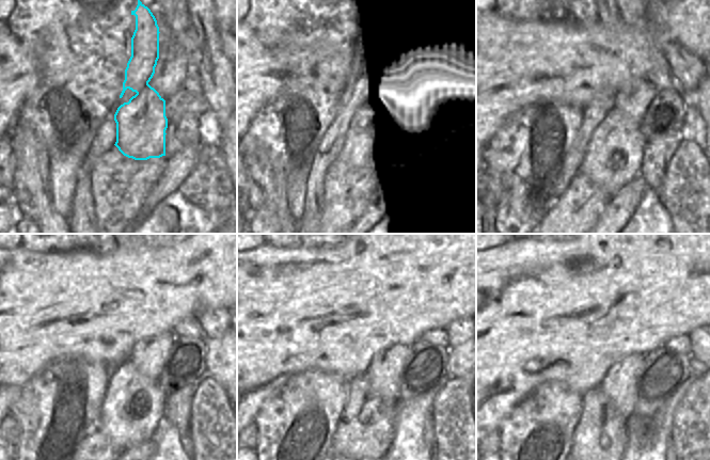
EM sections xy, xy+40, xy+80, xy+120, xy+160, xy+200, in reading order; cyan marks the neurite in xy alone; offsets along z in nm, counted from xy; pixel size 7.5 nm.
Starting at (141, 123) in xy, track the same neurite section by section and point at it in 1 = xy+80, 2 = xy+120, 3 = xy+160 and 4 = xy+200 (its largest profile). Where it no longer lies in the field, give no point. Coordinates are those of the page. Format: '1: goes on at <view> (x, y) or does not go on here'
1: goes on at xy+80 (613, 158)
2: goes on at xy+120 (132, 408)
3: goes on at xy+160 (365, 429)
4: goes on at xy+200 (599, 442)

